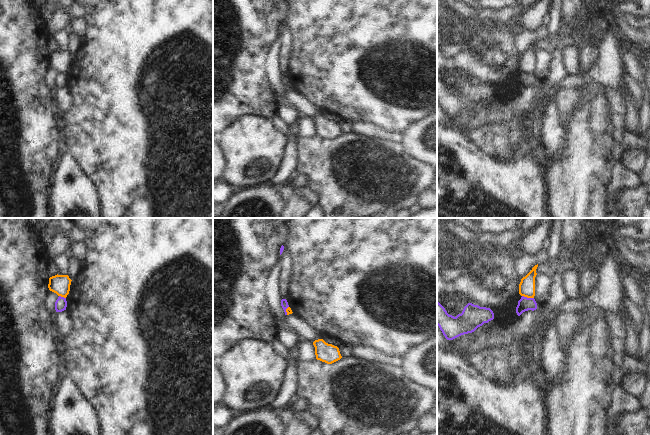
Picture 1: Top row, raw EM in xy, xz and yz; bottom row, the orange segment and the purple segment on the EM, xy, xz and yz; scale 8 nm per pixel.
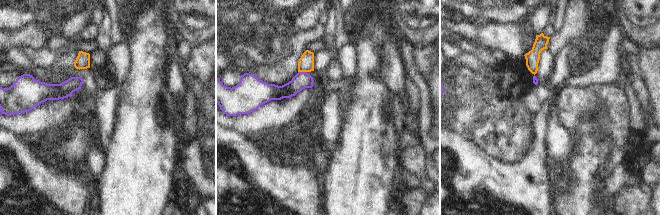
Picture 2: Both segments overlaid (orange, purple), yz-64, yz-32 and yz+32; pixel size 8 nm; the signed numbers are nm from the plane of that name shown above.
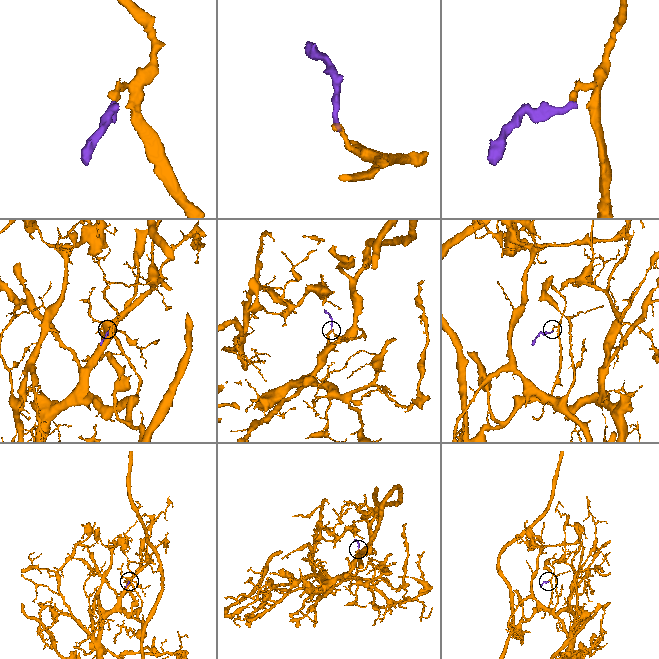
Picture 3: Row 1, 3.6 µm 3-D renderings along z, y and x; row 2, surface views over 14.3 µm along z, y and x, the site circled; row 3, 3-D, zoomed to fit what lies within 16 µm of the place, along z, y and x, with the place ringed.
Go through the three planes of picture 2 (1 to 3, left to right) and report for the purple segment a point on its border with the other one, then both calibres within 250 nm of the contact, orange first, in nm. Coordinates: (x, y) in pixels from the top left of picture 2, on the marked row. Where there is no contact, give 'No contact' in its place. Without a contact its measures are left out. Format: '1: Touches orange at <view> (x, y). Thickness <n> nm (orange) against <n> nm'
1: No contact
2: Touches orange at yz-32 (302, 71). Thickness 130 nm (orange) against 140 nm
3: No contact.

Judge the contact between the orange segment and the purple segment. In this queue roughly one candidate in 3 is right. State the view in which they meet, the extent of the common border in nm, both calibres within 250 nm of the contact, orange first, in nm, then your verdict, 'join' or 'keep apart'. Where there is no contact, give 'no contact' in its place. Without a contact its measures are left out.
meets orange in yz; contact 100 nm long; 130 nm thick on the orange side, 110 nm on the other; keep apart

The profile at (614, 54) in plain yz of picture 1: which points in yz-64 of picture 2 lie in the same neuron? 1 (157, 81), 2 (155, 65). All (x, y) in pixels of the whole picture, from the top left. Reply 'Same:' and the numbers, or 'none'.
Same: none

